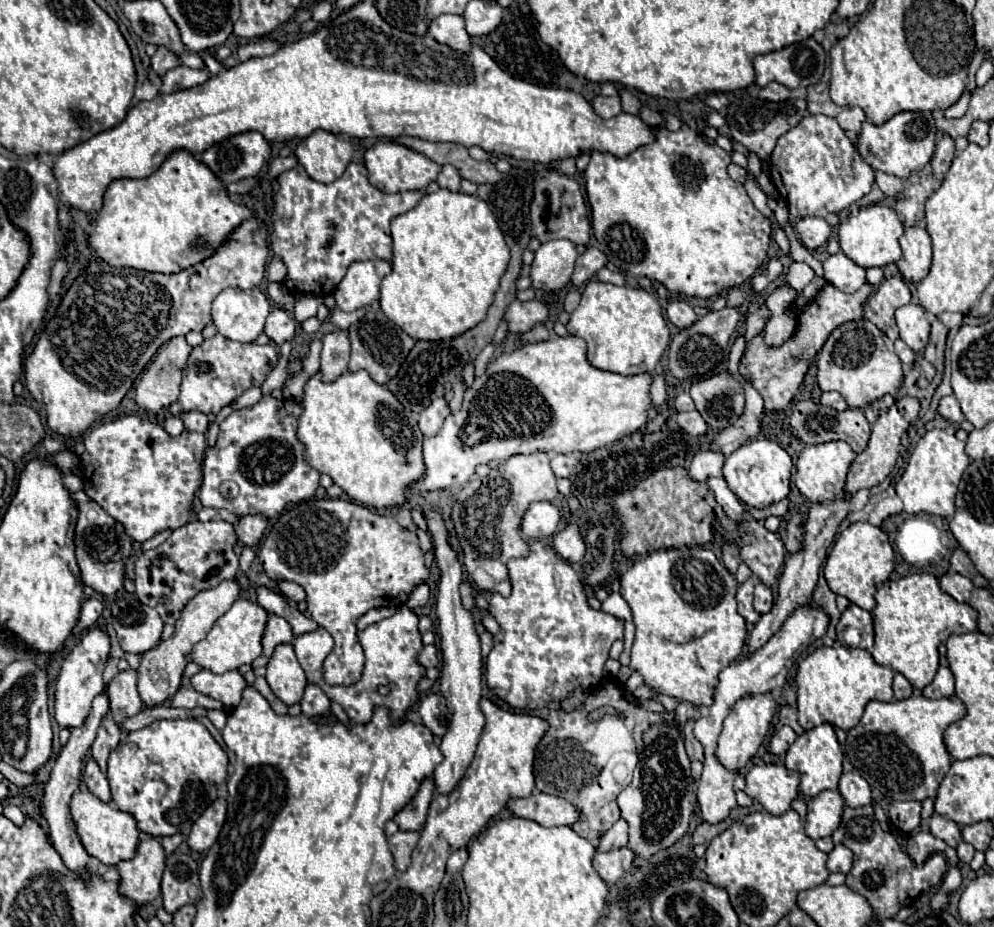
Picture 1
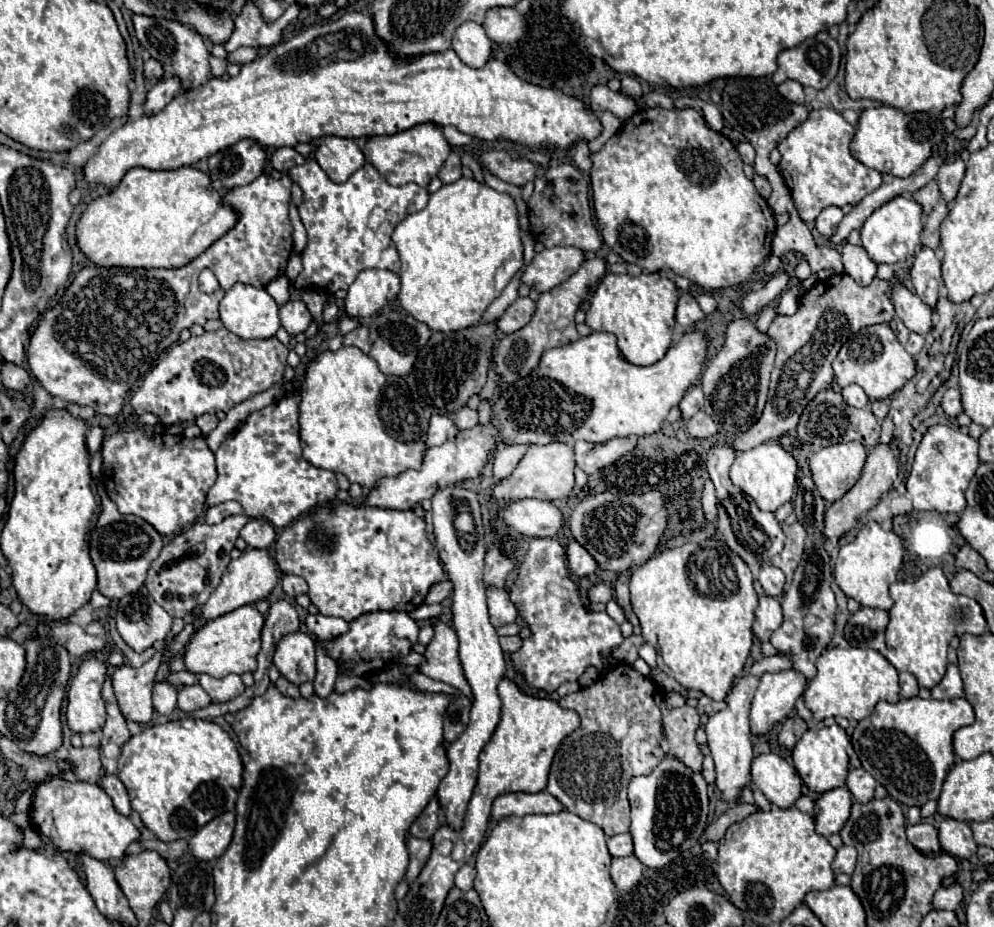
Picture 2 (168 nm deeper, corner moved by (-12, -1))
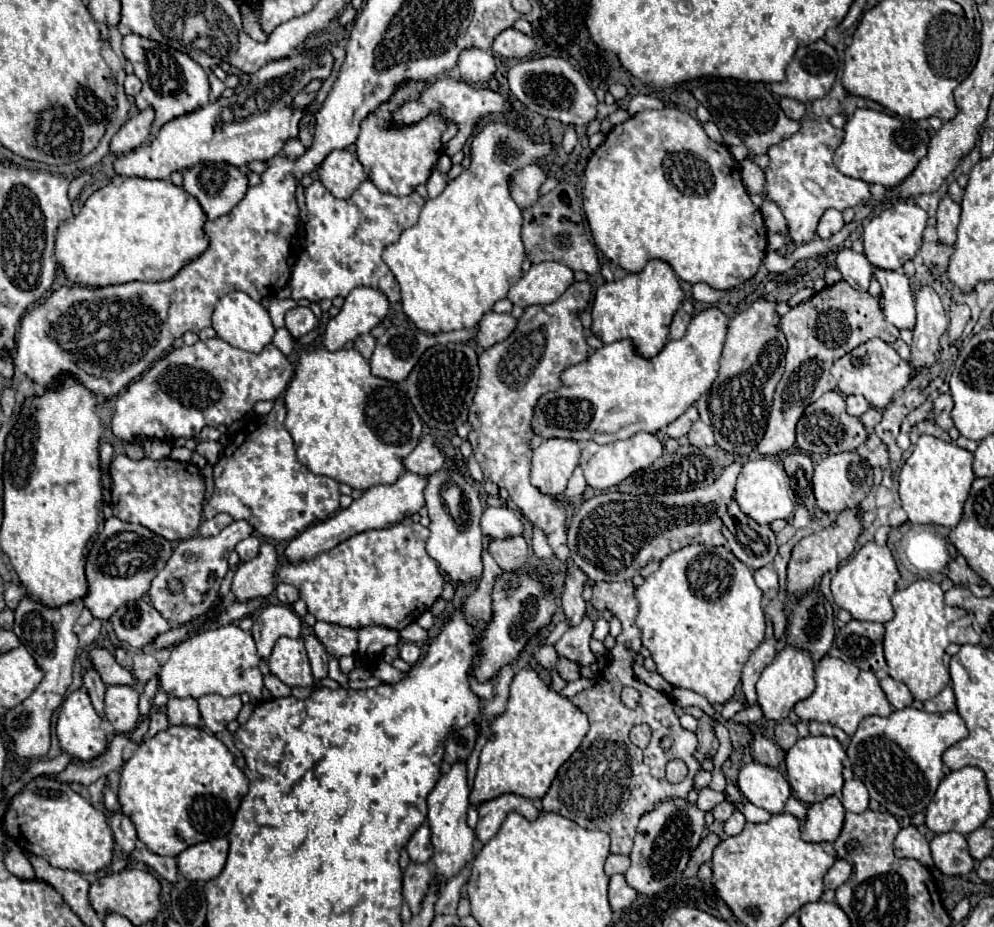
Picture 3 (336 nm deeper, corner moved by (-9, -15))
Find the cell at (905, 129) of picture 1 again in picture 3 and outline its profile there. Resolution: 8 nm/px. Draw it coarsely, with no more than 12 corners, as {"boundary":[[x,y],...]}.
{"boundary":[[871,108],[849,116],[833,164],[893,188],[927,154],[911,118]]}

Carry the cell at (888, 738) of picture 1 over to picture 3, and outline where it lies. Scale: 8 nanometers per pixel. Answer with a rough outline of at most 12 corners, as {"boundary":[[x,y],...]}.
{"boundary":[[953,710],[863,718],[855,778],[893,816],[925,812],[941,754],[967,738]]}

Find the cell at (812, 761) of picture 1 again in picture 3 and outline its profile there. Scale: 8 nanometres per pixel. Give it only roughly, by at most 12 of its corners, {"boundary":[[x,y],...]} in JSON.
{"boundary":[[799,738],[785,756],[795,798],[815,804],[843,788],[845,748]]}

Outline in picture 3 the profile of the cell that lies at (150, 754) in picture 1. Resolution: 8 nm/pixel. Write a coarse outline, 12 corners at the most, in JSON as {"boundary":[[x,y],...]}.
{"boundary":[[193,726],[143,740],[117,798],[159,856],[225,838],[249,790]]}

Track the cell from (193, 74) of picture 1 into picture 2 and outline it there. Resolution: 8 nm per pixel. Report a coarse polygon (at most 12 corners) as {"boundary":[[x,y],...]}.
{"boundary":[[178,76],[160,80],[144,102],[144,112],[162,110],[182,92]]}

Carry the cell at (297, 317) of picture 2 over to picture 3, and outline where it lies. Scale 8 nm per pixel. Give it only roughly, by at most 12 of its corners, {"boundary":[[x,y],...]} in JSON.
{"boundary":[[295,306],[285,316],[293,338],[309,334],[317,326],[311,308]]}

